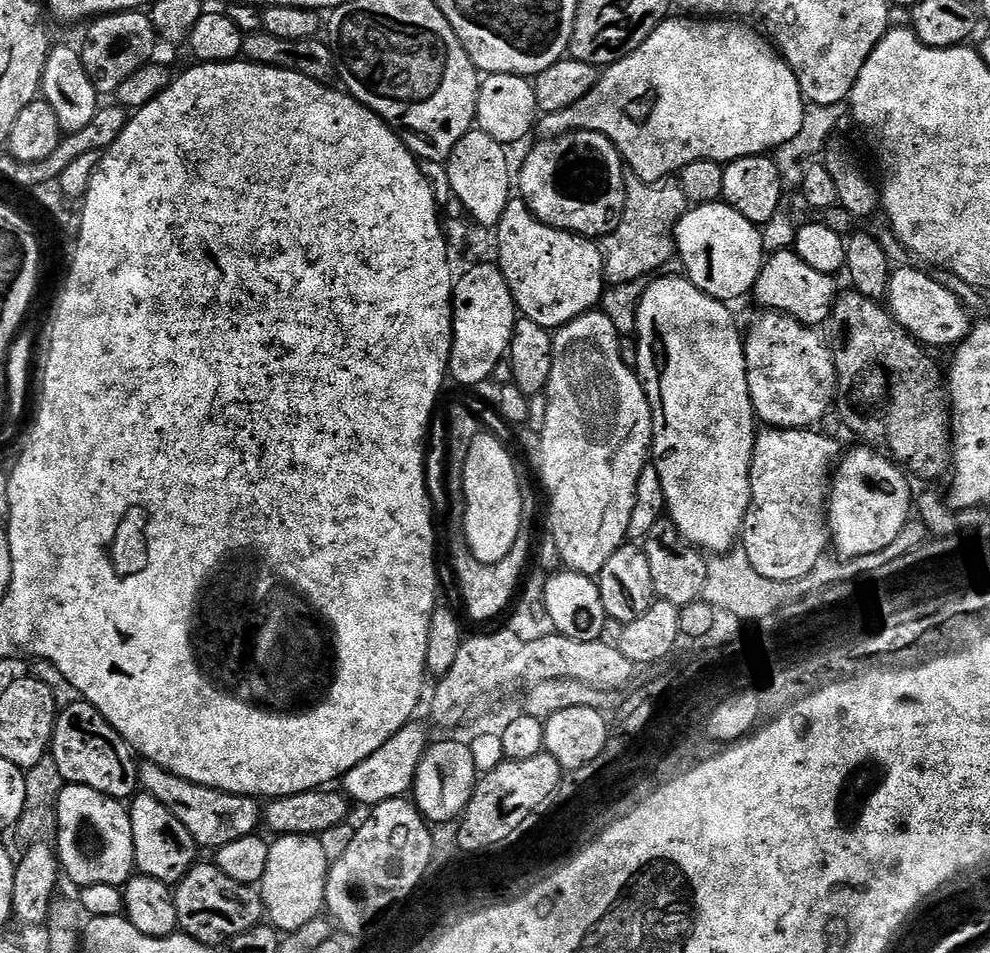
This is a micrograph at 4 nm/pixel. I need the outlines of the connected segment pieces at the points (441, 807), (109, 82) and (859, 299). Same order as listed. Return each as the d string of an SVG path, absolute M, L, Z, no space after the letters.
M440 740L429 743L420 760L411 795L416 809L423 814L429 825L459 821L476 789L478 773L467 743L460 740Z
M112 12L109 16L93 19L87 25L88 33L84 36L84 48L79 49L86 74L94 82L97 93L114 94L134 70L153 63L158 45L158 37L150 22L148 12Z
M854 290L847 291L837 295L836 305L826 321L826 336L836 367L835 399L838 408L840 404L840 416L850 431L857 432L864 439L861 441L865 445L883 450L913 477L916 475L924 480L936 480L943 472L949 471L952 462L950 405L946 395L945 373L941 365L939 368L927 356L929 353L925 345L915 340L883 303L866 298Z

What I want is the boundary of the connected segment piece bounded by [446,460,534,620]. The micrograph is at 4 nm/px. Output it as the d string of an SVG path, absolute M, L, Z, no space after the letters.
M448 460L448 536L452 539L452 564L456 567L456 580L460 583L460 596L464 599L464 608L468 611L468 616L472 620L492 620L495 616L500 616L504 611L509 611L510 605L513 603L514 597L517 595L518 589L522 584L522 577L525 575L524 567L528 564L528 551L533 551L534 538L532 542L531 523L524 523L520 527L518 534L518 542L514 542L514 550L510 550L510 554L506 554L506 558L502 558L502 562L494 562L487 564L486 562L478 562L478 558L472 556L472 551L468 548L468 543L464 541L464 494L462 491L462 465L453 460Z

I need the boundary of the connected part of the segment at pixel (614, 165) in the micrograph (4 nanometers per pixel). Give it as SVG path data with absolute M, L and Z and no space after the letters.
M567 132L566 134L555 136L549 140L541 139L539 143L540 144L534 145L533 148L529 150L528 157L525 158L524 165L521 166L520 172L518 168L519 199L524 200L529 210L544 224L572 232L576 236L587 236L589 238L603 238L609 236L618 226L618 222L622 222L622 214L626 206L626 186L624 185L626 165L620 158L620 152L610 142L610 138L606 138L597 132Z

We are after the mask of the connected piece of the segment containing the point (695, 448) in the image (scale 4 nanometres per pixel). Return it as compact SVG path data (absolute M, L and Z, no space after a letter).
M683 275L664 276L661 280L653 279L645 287L638 314L636 315L635 335L638 337L636 353L638 362L636 368L640 380L644 384L644 389L650 402L652 411L652 451L651 459L658 470L658 478L662 478L662 490L664 491L664 507L667 515L674 522L676 529L688 539L689 544L703 550L708 554L719 554L729 551L741 539L746 510L750 506L750 466L752 465L752 455L754 454L754 442L758 431L758 421L756 412L750 402L750 386L748 385L748 375L746 374L746 354L744 353L744 340L742 332L736 329L736 320L732 317L732 312L727 303L723 300L710 298L698 286L691 284Z

